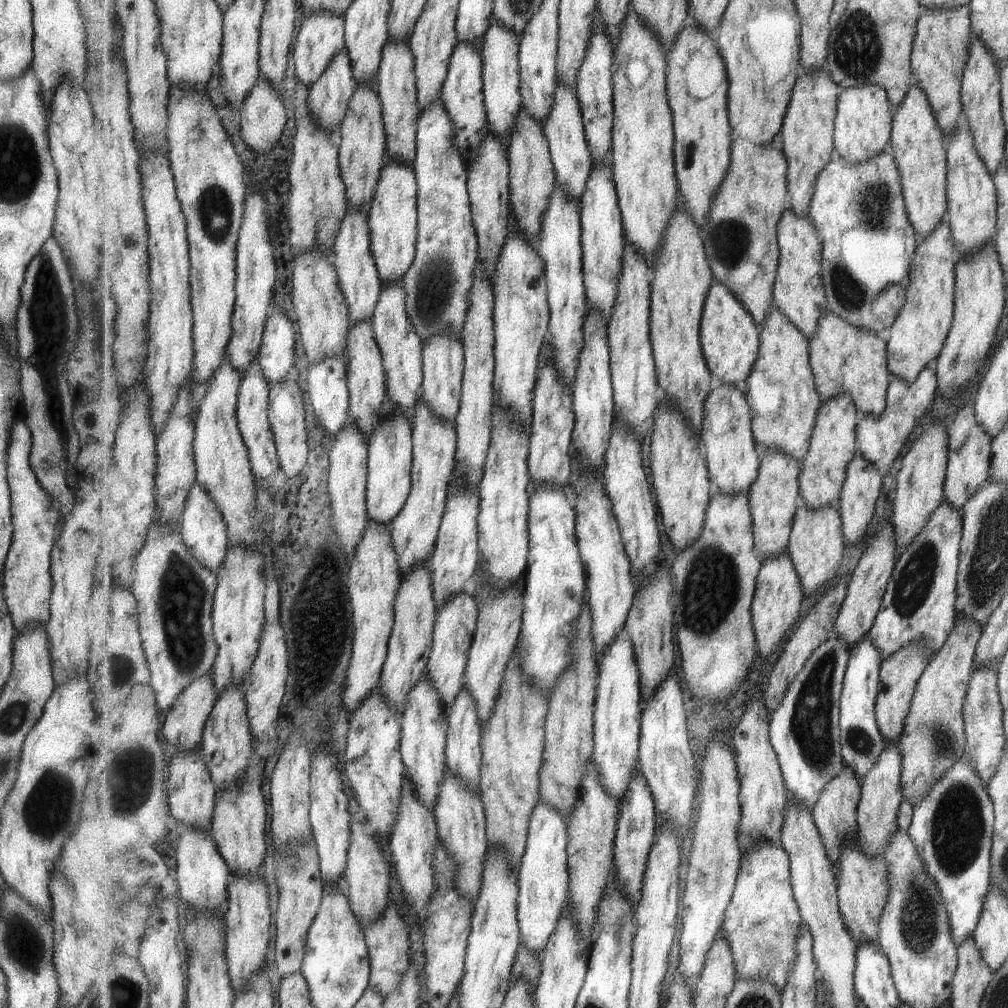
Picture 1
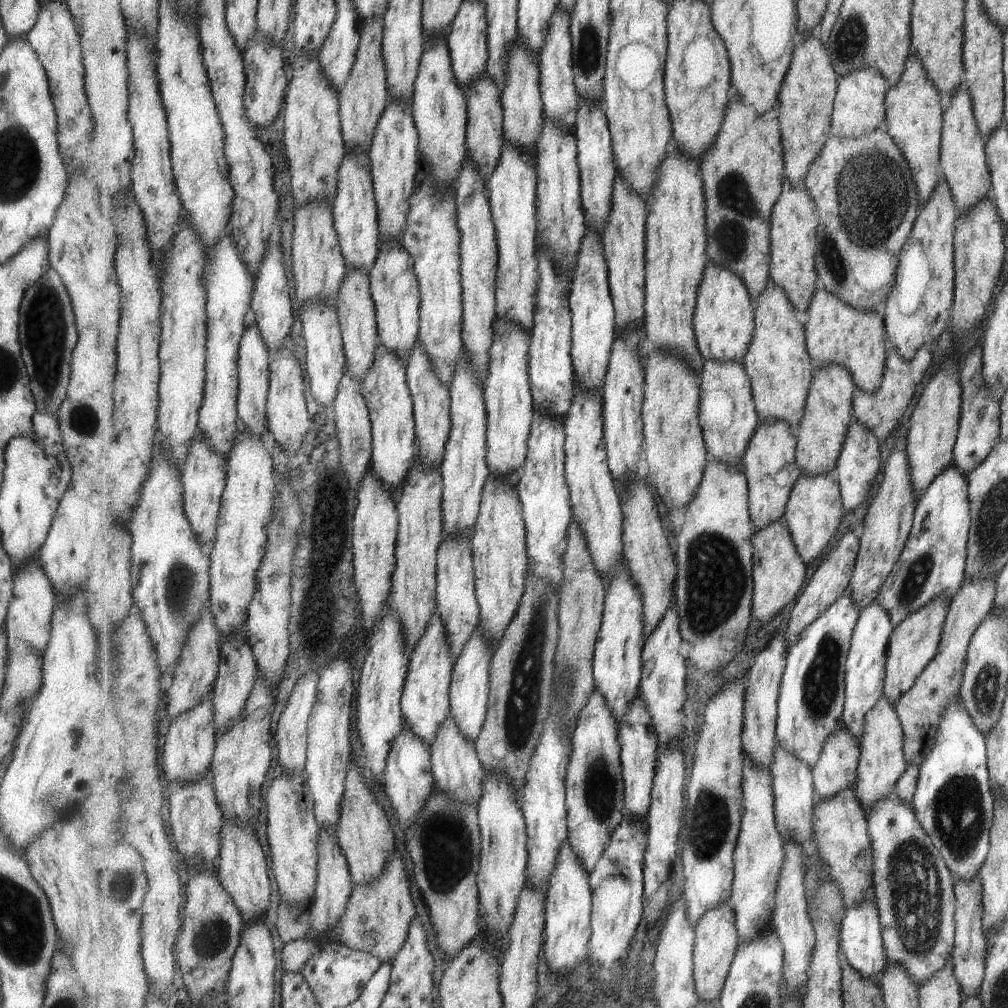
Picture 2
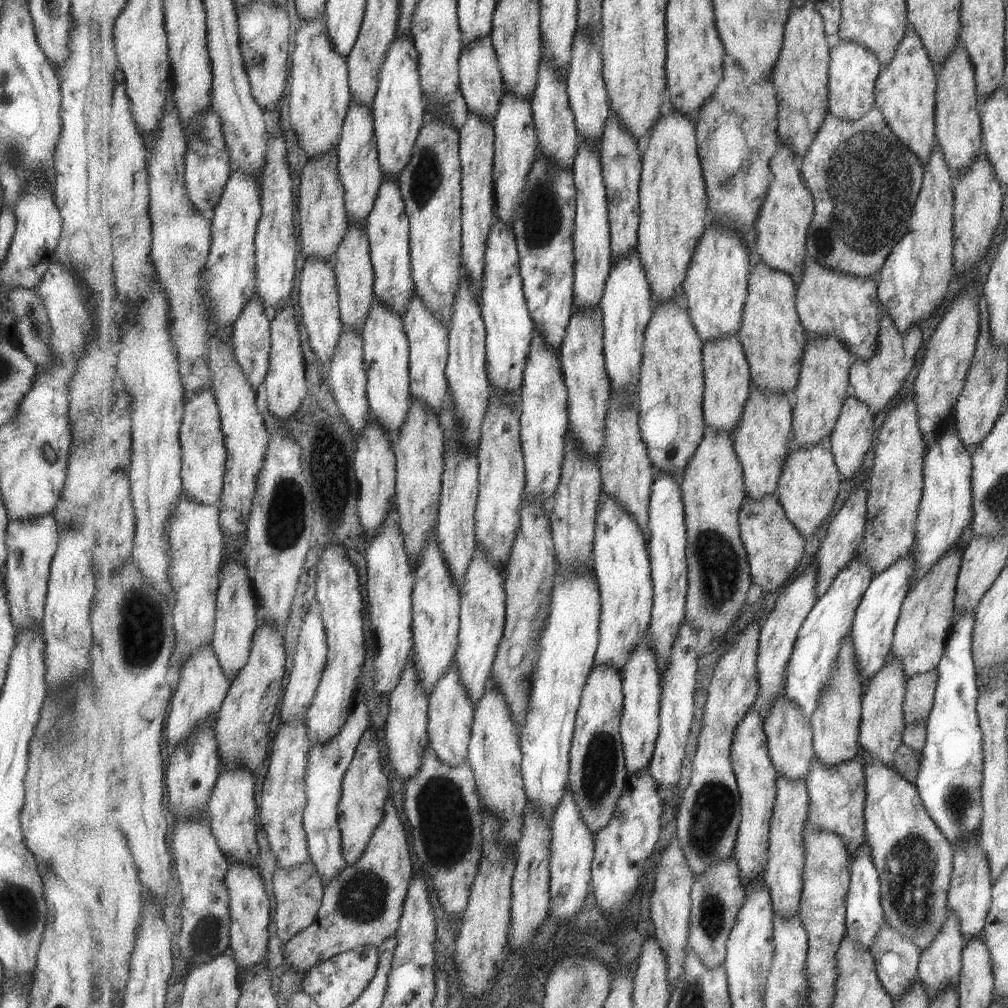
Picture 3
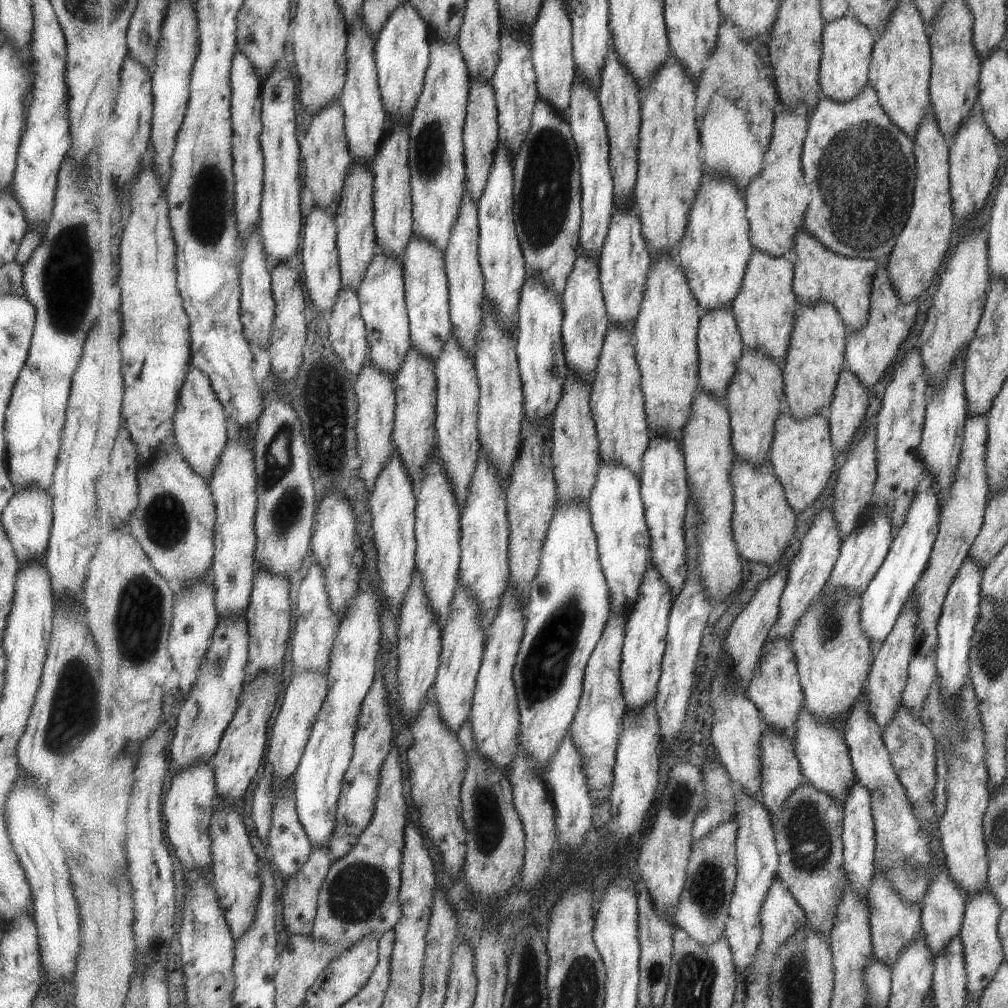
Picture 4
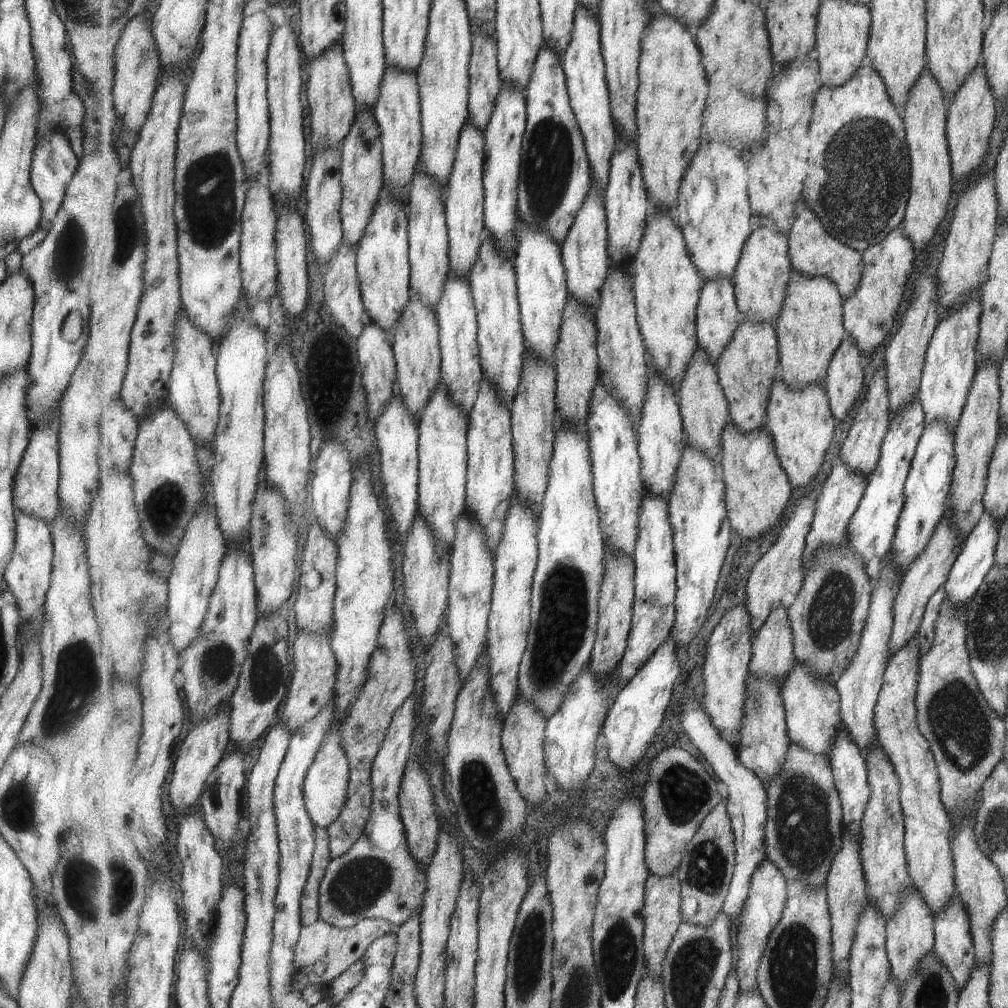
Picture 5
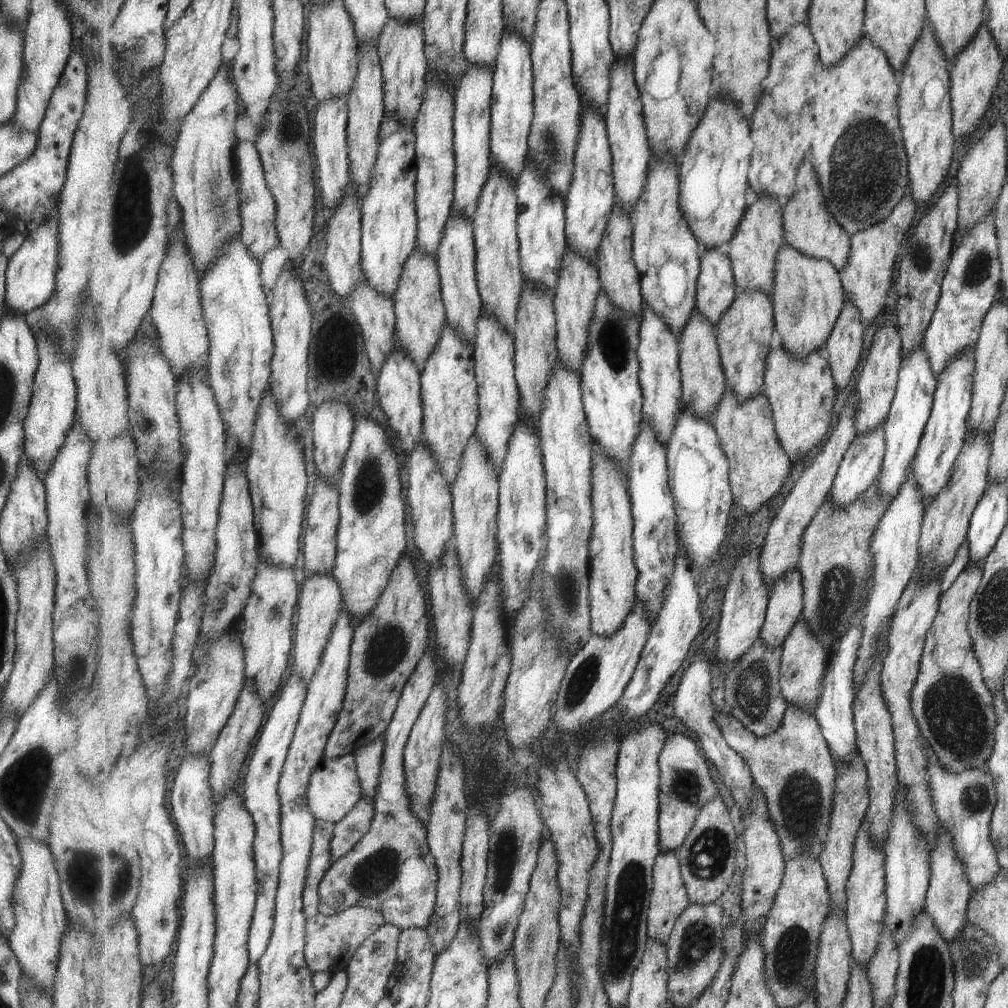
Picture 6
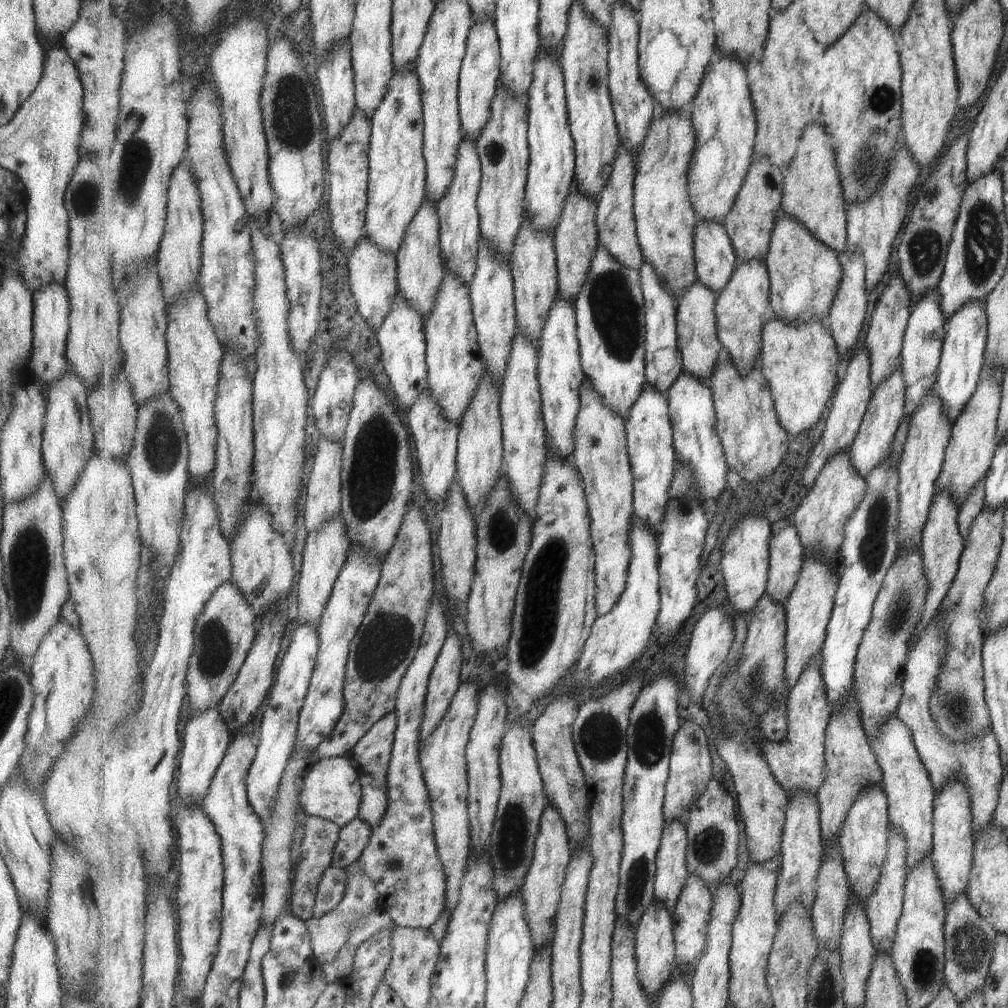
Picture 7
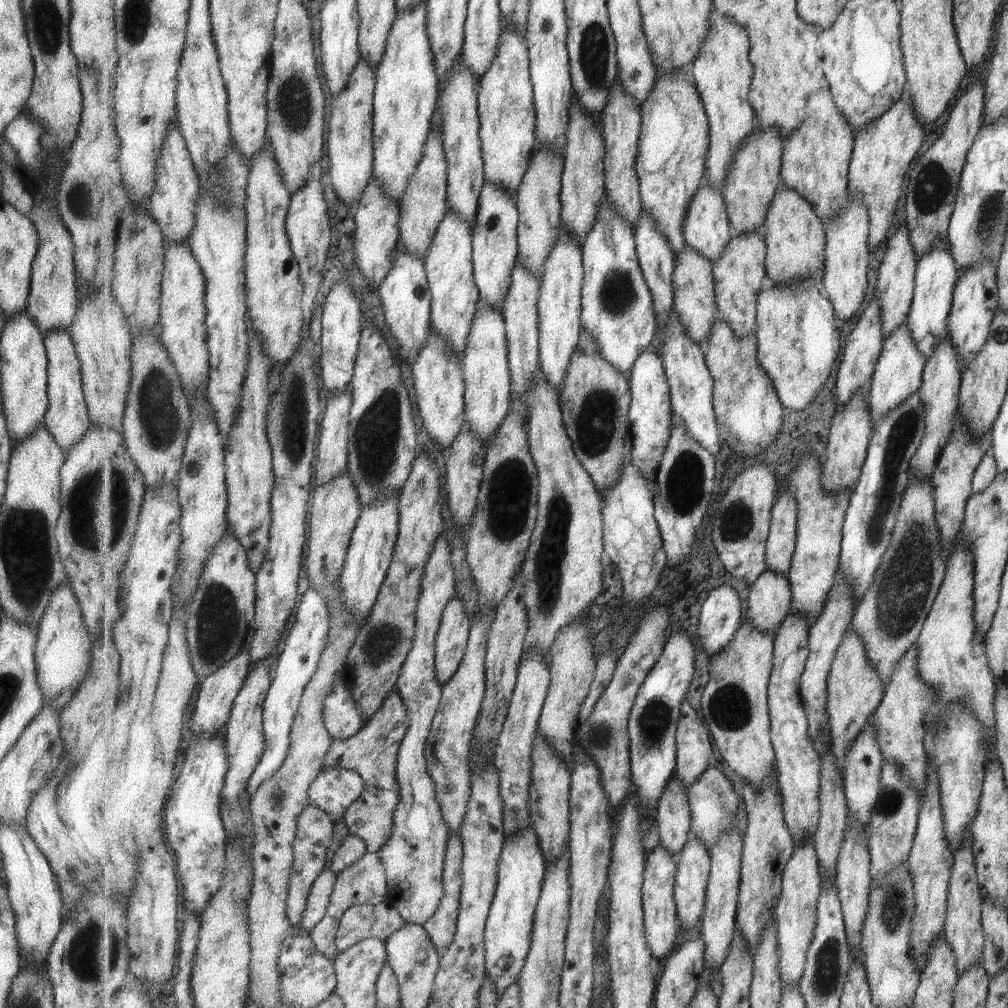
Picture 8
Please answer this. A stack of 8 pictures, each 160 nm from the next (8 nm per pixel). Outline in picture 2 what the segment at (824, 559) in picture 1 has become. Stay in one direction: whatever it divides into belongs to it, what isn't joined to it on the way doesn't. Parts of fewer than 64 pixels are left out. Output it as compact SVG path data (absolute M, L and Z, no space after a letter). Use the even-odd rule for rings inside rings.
M823 473L812 477L801 476L794 486L794 492L790 496L790 502L786 508L785 522L794 537L797 551L806 564L811 564L813 560L820 557L823 558L823 552L829 548L831 540L839 532L841 520L846 516L839 483L833 482L828 474Z

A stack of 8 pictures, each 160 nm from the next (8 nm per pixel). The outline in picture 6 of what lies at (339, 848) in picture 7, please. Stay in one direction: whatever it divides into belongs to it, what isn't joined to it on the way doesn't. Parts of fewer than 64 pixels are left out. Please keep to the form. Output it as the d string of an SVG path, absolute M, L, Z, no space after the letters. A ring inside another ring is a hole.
M365 794L349 814L335 825L332 840L334 860L342 859L370 831L374 819L374 802Z

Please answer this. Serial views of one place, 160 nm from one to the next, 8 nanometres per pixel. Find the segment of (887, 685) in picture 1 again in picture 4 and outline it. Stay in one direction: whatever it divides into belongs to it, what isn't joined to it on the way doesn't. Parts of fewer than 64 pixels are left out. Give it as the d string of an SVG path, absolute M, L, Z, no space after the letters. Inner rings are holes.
M985 415L969 417L964 420L959 462L955 467L954 482L948 499L940 508L938 534L930 550L929 566L922 572L914 587L914 626L913 654L927 657L937 646L937 626L941 616L946 592L954 580L961 563L968 557L968 550L981 528L988 488L983 470L984 444L987 438Z

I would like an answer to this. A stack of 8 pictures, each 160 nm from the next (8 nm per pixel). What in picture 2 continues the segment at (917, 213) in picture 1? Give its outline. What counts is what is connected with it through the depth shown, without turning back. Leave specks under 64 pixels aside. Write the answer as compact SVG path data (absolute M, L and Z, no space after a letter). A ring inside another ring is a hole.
M915 57L907 59L903 76L899 82L887 91L886 98L886 127L891 136L895 136L895 144L903 148L903 156L907 156L906 163L911 164L910 173L913 177L918 194L918 208L935 192L937 180L937 154L940 154L939 130L941 126L941 108L939 108L939 94L926 76L922 64Z

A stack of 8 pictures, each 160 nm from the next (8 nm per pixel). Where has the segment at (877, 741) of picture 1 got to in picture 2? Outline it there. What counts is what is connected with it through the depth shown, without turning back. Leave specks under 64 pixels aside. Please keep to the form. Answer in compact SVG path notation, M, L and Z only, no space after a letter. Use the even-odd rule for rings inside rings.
M877 600L860 612L846 664L846 706L842 722L859 744L866 732L866 716L874 710L875 705L884 694L891 631L894 628L891 624L890 614L876 602Z

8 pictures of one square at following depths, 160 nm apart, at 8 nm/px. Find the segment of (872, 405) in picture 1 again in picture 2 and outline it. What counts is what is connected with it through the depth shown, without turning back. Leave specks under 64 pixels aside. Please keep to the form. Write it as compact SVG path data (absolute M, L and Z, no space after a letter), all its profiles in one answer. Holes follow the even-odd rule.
M817 286L807 314L806 341L815 369L831 367L834 363L843 365L854 376L857 388L866 393L876 393L886 376L889 353L883 313L853 308L823 287Z

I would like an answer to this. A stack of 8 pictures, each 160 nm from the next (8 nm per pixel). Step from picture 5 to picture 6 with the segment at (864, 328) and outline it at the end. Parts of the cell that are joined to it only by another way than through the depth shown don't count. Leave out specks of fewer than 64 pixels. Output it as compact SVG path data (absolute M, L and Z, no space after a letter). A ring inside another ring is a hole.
M906 196L891 211L889 219L850 237L852 244L850 262L841 272L842 283L846 292L846 302L853 303L859 309L865 325L875 322L877 316L885 310L885 304L888 303L897 250L915 218L915 207L912 198Z

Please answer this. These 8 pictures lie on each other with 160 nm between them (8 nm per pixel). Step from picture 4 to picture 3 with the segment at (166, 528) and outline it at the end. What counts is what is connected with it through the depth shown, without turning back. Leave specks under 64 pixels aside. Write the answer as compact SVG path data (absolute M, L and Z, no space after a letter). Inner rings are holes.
M185 492L172 515L170 524L172 558L170 575L174 584L175 652L172 654L173 670L180 674L181 667L191 655L213 643L216 621L220 573L224 562L224 532L220 510L187 497Z

